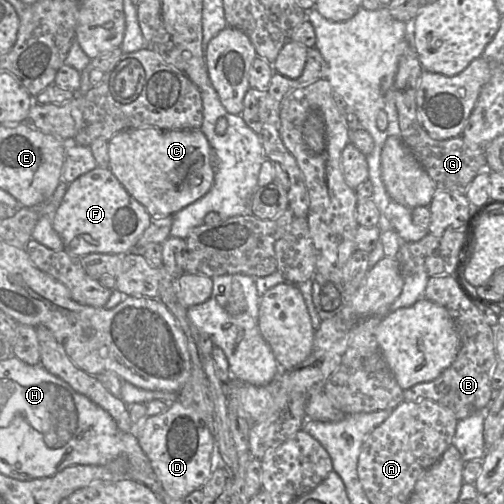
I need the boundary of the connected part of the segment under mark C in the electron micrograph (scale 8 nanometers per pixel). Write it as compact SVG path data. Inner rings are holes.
M141 127L117 133L108 141L109 169L128 191L142 204L151 217L173 216L176 212L203 197L212 187L215 170L210 156L211 147L199 130L160 130Z

